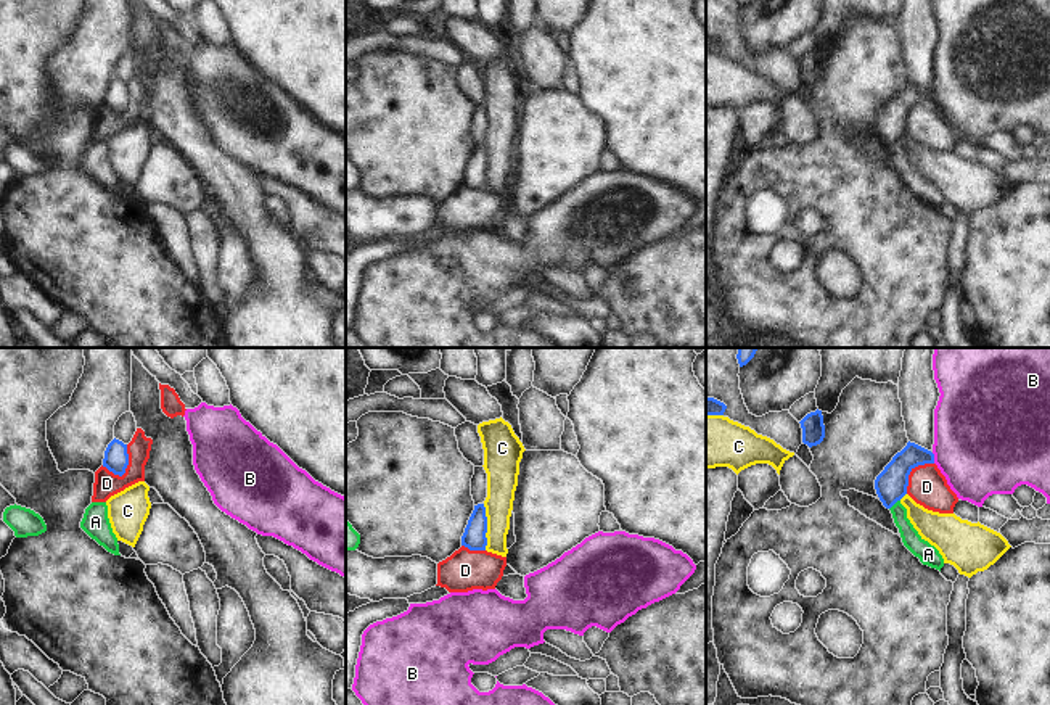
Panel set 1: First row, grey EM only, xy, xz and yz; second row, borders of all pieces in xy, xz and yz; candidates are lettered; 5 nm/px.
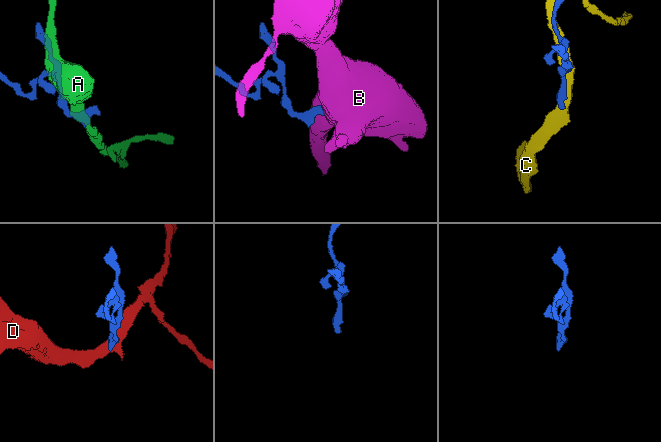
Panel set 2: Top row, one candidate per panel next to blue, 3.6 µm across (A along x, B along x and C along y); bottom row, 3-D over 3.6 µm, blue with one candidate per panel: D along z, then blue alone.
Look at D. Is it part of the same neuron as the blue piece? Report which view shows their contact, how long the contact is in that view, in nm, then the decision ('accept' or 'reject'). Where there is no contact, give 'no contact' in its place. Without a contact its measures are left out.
meets blue in xy; contact 170 nm long; reject

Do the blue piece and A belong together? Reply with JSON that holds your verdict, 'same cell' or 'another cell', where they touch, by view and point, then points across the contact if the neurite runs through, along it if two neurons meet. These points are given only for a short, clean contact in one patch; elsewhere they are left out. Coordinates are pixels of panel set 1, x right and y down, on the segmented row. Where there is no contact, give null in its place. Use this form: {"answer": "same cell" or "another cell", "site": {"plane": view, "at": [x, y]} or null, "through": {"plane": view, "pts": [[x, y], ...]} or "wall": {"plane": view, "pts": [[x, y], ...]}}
{"answer": "another cell", "site": {"plane": "yz", "at": [894, 502]}, "wall": {"plane": "yz", "pts": [[899, 499], [890, 509]]}}

